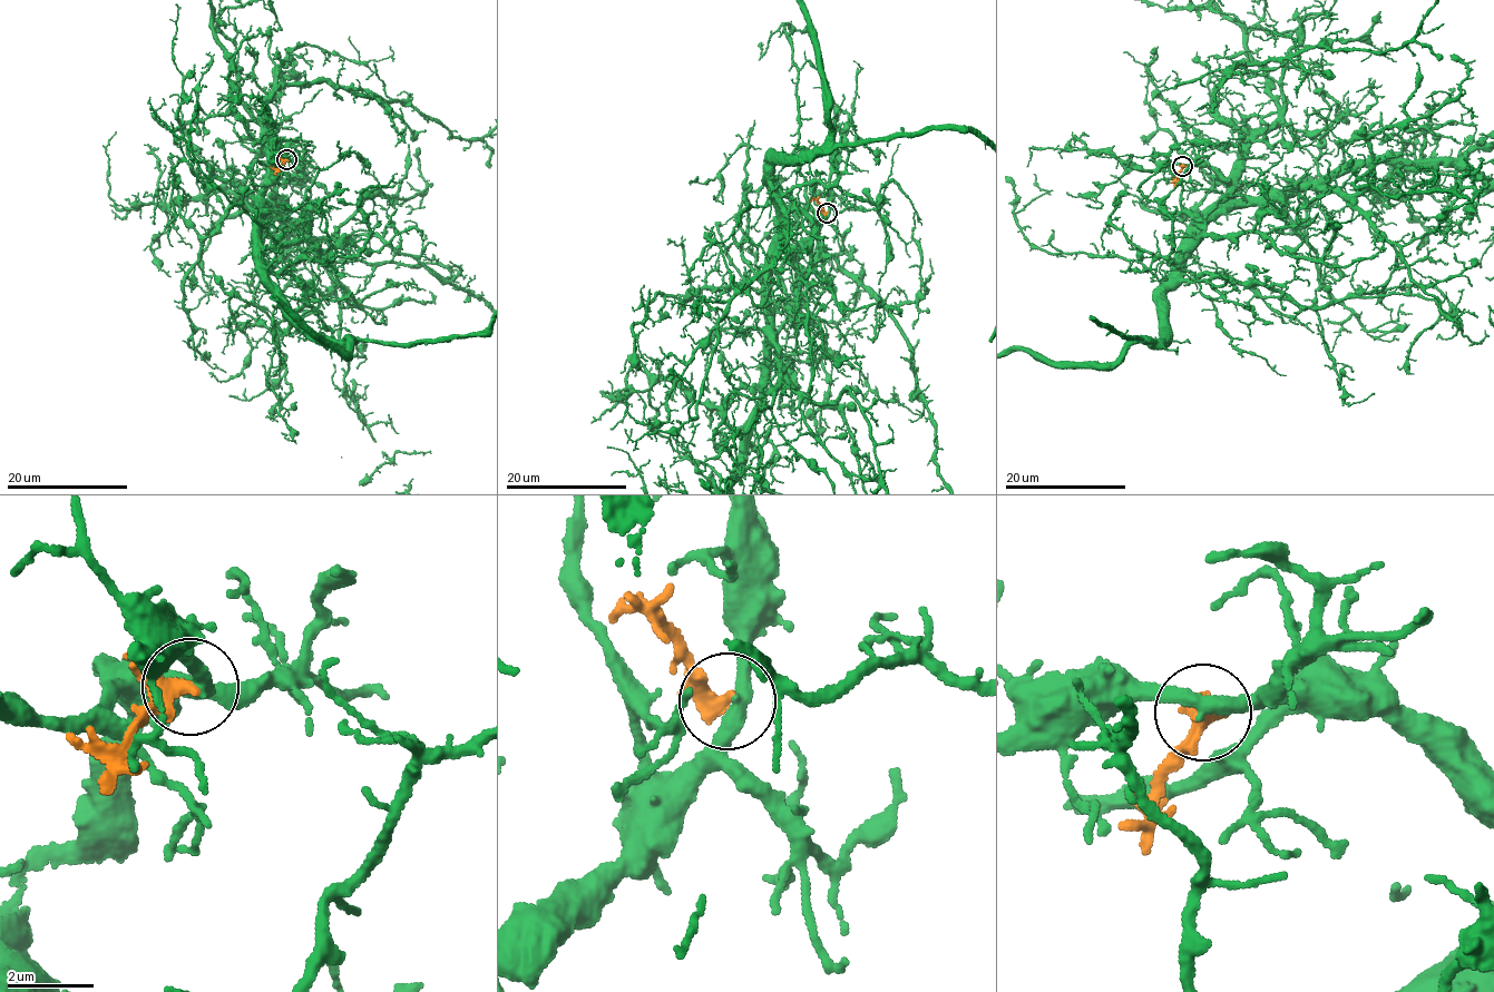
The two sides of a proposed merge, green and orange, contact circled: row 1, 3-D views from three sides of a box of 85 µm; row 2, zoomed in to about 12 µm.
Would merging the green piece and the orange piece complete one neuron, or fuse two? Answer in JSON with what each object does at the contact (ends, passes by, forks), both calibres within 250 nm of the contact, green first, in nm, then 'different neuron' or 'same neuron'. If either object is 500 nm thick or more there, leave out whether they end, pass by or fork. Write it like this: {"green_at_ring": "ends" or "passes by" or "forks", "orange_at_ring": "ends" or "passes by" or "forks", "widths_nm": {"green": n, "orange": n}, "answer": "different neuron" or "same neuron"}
{"green_at_ring": "passes by", "orange_at_ring": "passes by", "widths_nm": {"green": 360, "orange": 320}, "answer": "different neuron"}

